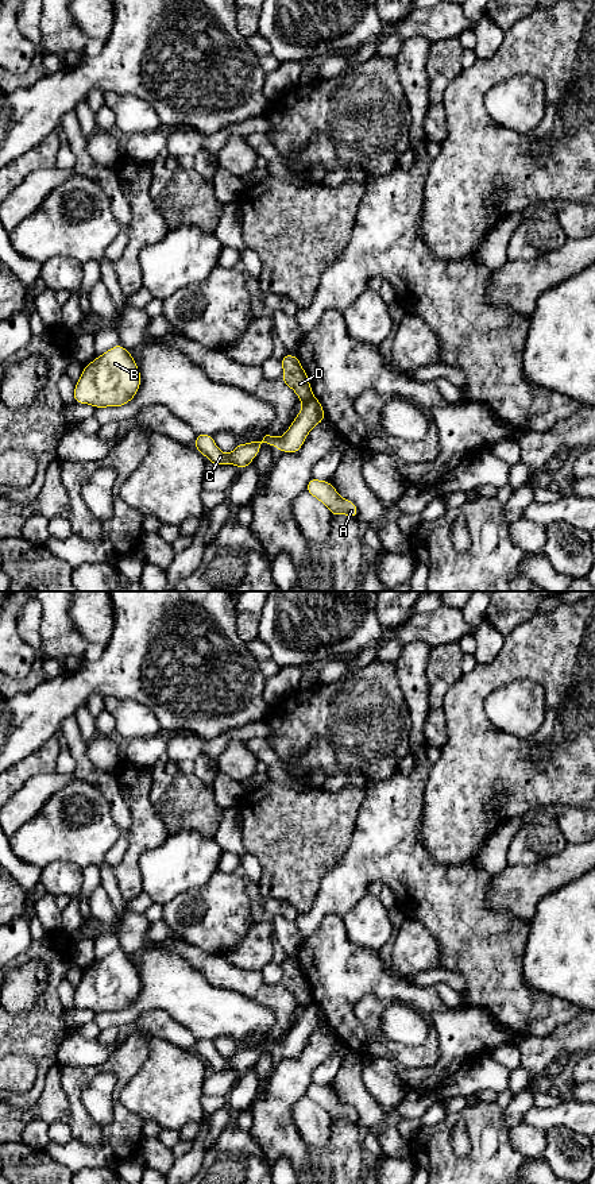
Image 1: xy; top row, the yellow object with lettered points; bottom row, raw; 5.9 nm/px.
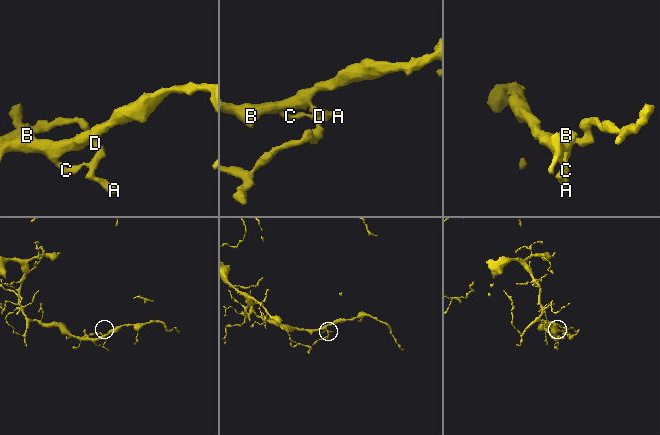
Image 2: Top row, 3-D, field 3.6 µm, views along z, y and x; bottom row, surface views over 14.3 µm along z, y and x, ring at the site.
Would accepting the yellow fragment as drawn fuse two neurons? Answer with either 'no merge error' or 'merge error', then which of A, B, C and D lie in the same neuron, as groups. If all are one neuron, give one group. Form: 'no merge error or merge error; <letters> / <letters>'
merge error; A B C / D

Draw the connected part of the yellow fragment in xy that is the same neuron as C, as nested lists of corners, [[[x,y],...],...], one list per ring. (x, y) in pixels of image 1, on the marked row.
[[[312,396],[302,404],[301,412],[282,437],[266,435],[262,441],[239,443],[231,454],[224,454],[217,448],[212,435],[197,433],[194,448],[208,458],[213,466],[235,464],[243,470],[259,454],[262,443],[287,454],[298,452],[309,432],[324,420],[325,413],[321,404]]]

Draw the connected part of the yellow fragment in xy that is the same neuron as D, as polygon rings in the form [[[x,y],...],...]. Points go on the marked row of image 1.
[[[302,367],[300,370],[290,373],[283,371],[281,378],[290,389],[295,392],[302,404],[306,402],[313,396],[308,374]]]

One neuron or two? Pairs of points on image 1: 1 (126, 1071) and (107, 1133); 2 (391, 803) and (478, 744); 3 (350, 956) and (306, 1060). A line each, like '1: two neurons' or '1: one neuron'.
1: one neuron
2: two neurons
3: two neurons

